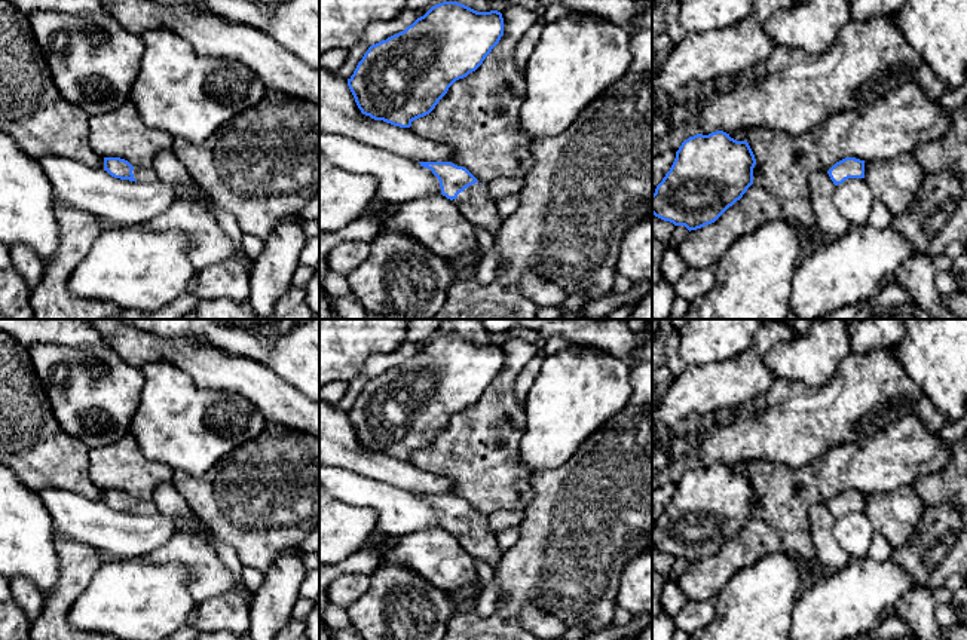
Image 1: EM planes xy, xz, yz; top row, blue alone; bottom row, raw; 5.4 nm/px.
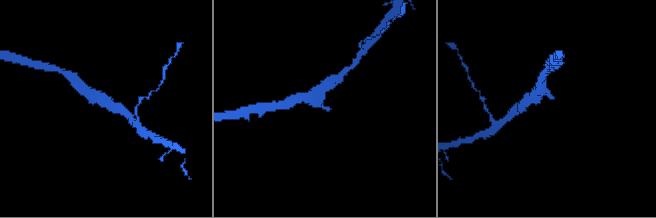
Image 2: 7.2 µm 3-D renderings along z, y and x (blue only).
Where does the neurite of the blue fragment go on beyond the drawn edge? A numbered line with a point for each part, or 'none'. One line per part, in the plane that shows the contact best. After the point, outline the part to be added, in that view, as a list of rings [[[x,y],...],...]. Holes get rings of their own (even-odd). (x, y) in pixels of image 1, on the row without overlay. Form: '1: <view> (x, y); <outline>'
1: xz (474, 535); [[[475,515],[466,520],[452,535],[475,560],[486,561],[492,567],[498,566],[504,551],[499,549],[496,535],[490,530],[486,517]]]

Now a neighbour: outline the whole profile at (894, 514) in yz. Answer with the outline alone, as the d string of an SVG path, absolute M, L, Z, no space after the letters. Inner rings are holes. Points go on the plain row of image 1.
M912 484L893 492L865 494L865 512L893 549L905 545L916 530L924 503Z

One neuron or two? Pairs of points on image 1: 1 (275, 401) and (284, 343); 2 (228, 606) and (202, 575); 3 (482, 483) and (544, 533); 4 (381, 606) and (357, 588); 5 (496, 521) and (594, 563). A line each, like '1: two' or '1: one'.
1: two
2: two
3: two
4: two
5: two

